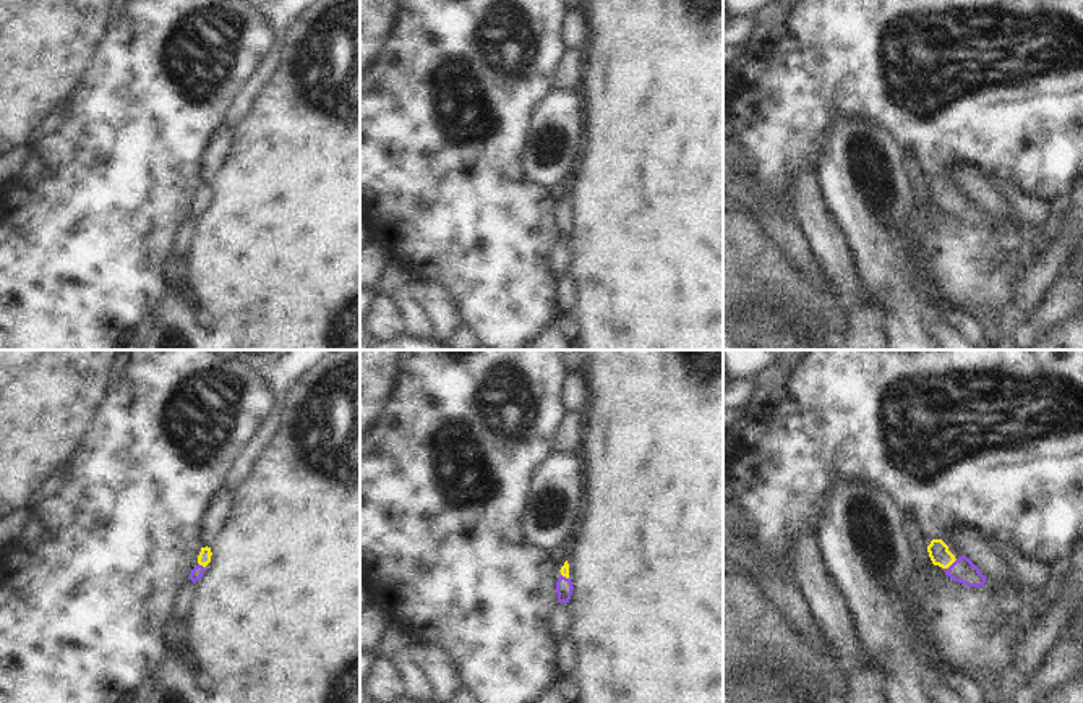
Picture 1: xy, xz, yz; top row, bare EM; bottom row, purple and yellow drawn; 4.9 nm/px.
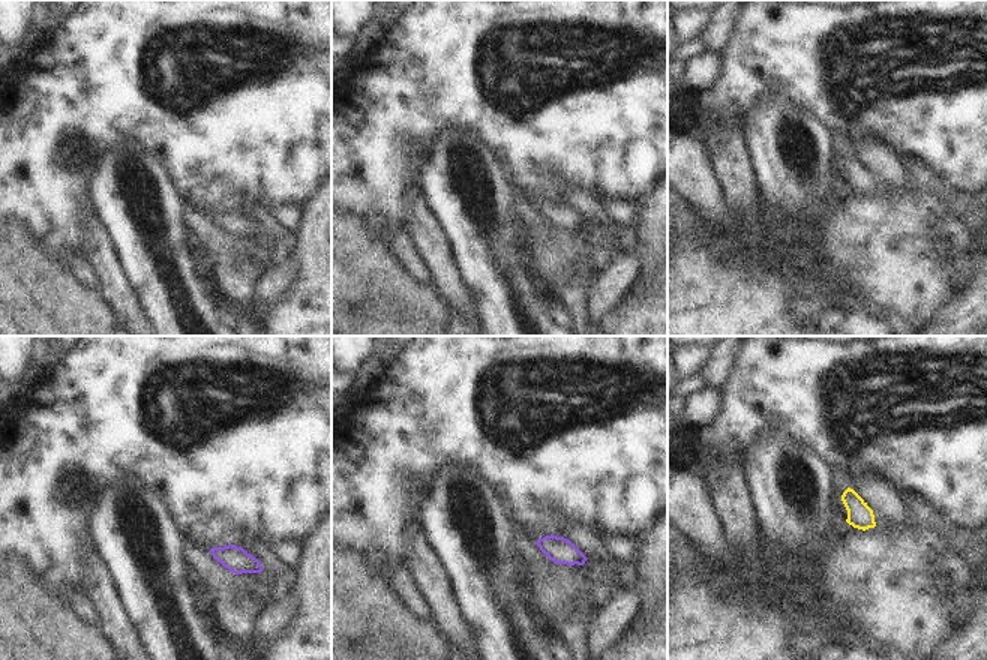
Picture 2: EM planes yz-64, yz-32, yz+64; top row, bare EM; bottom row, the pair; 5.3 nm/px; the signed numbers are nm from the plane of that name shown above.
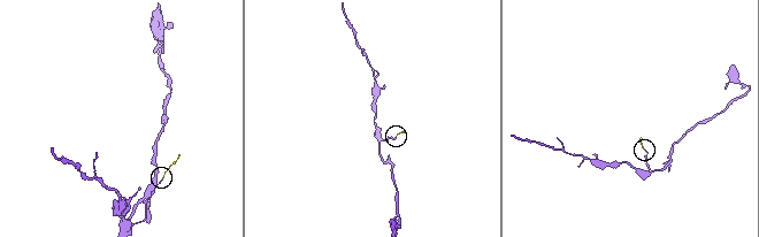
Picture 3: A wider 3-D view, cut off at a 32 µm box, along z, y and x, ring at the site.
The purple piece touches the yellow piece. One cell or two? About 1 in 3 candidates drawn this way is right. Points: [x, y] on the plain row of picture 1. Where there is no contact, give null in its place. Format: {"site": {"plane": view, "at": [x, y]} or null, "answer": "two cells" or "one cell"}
{"site": {"plane": "yz", "at": [952, 201]}, "answer": "one cell"}

